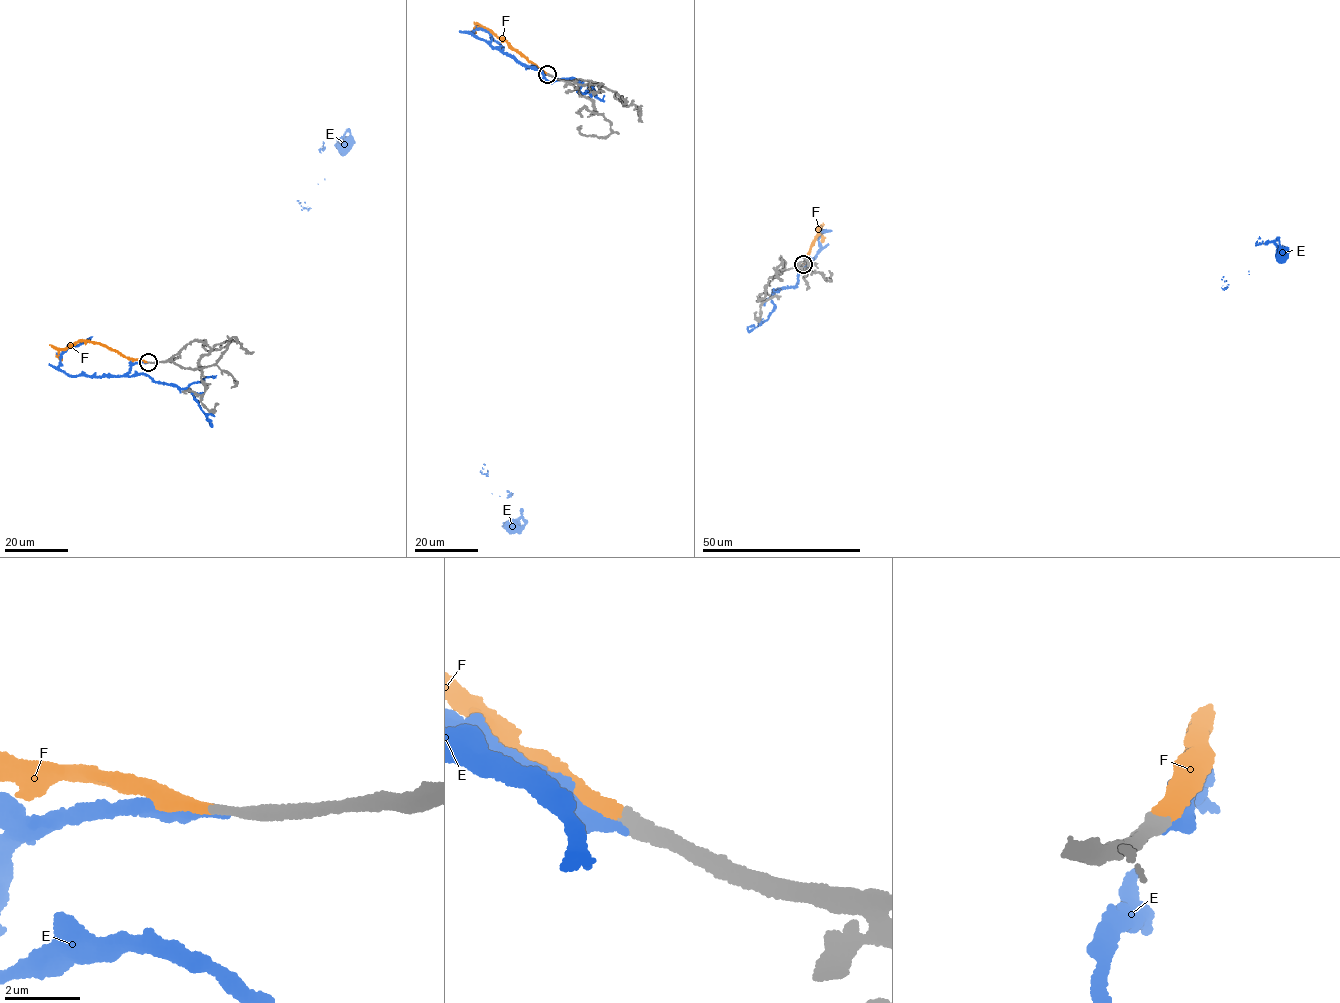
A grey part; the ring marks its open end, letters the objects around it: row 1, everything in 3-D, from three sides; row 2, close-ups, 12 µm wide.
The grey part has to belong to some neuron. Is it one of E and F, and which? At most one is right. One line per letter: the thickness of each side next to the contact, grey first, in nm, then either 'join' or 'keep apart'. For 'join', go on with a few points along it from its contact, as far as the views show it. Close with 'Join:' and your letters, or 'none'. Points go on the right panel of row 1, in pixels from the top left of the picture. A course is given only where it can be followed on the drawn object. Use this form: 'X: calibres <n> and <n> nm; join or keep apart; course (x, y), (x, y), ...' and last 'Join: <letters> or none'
E: calibres 380 and 280 nm; keep apart
F: calibres 360 and 360 nm; join; course (803, 264), (819, 234), (820, 227), (817, 230), (822, 242)
Join: F

